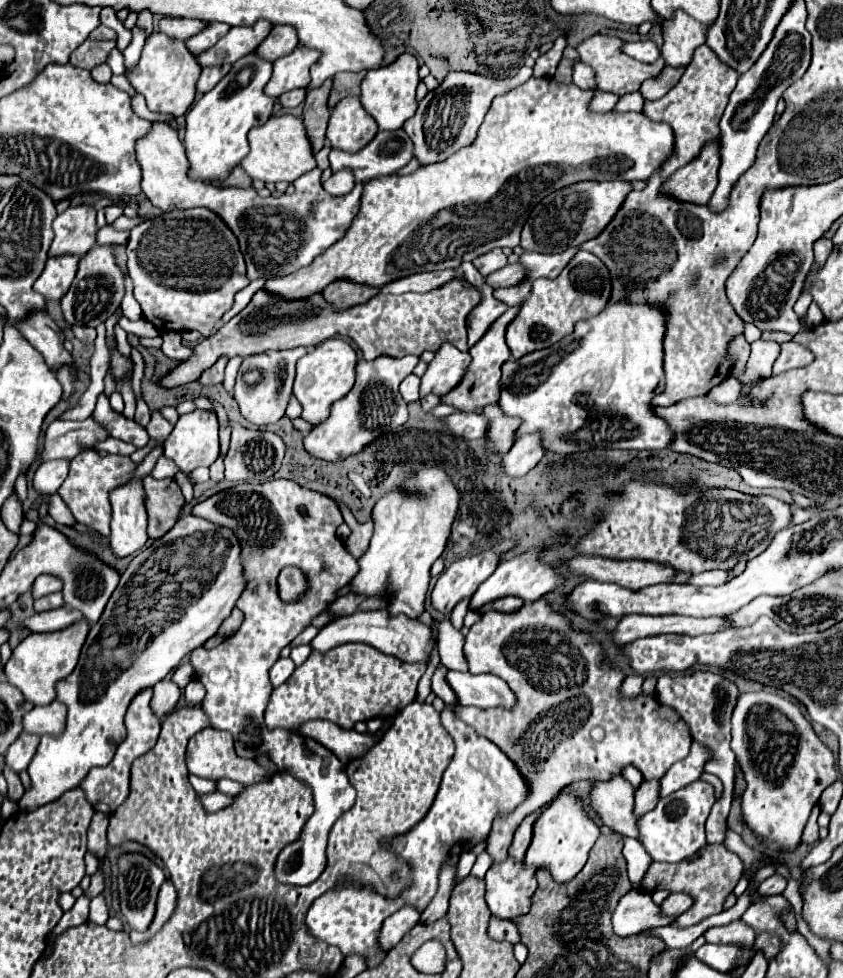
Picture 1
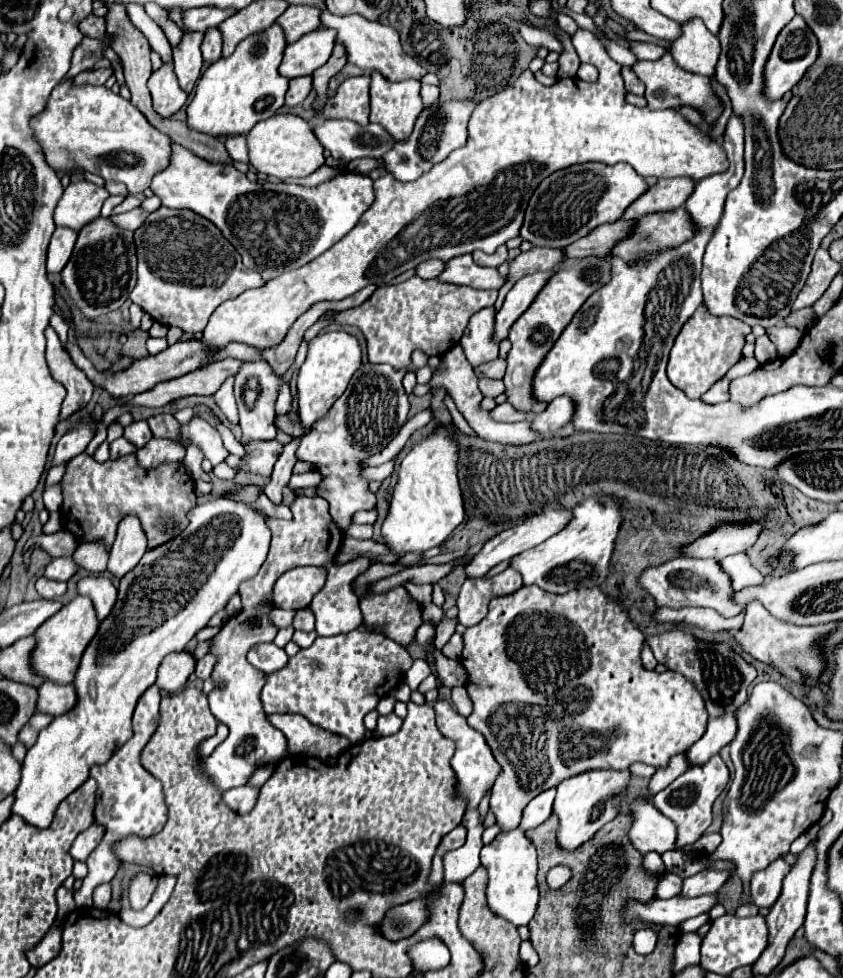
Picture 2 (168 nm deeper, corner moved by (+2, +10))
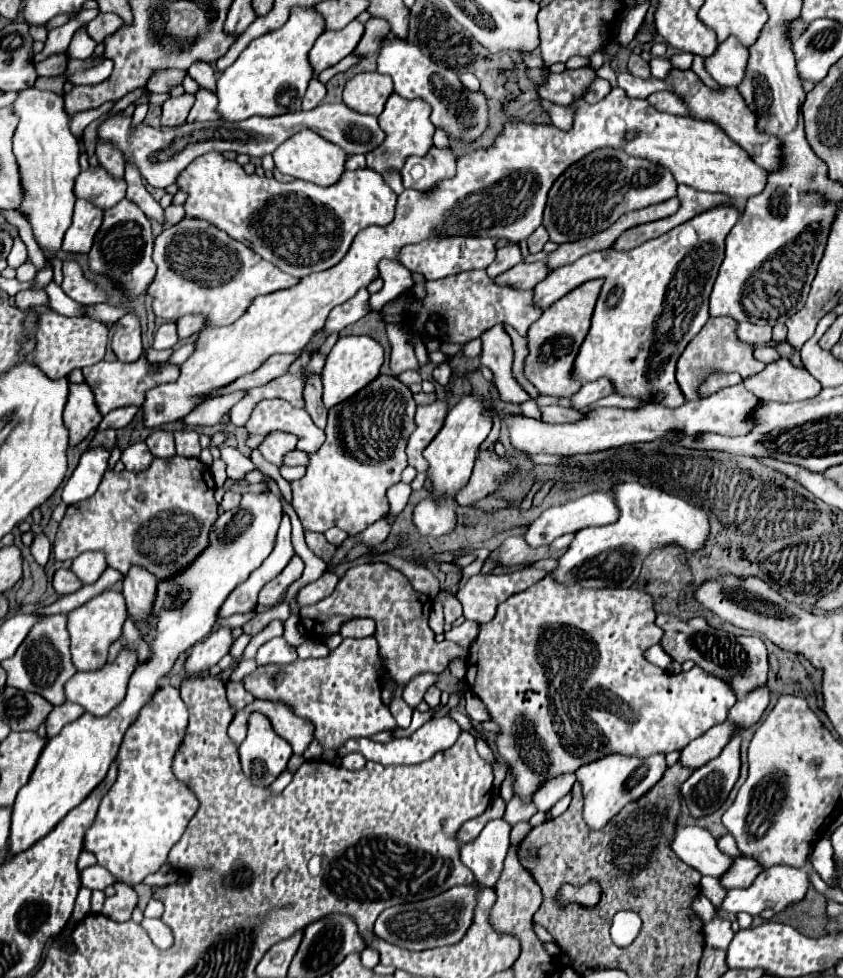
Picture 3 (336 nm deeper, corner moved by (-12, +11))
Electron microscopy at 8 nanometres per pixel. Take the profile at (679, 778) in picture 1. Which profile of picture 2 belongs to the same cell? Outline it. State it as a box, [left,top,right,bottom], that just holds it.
[686,714,736,766]

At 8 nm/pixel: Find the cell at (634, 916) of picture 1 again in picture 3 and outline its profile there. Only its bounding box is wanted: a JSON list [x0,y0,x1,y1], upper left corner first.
[722,865,810,915]

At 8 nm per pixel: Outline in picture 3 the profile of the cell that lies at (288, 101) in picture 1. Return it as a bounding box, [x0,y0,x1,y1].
[302,79,326,109]

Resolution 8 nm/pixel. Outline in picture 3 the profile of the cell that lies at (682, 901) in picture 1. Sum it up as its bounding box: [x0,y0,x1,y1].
[720,857,762,889]

